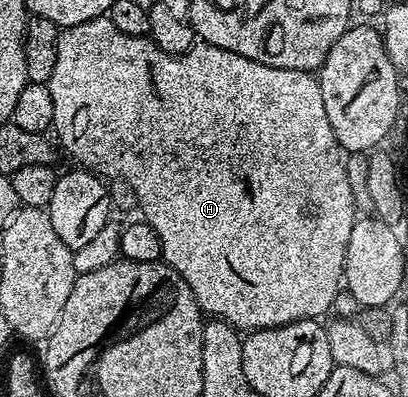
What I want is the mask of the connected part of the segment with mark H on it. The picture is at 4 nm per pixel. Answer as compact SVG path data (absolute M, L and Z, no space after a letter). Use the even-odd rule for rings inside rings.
M109 16L88 19L88 23L76 23L72 27L62 29L58 34L58 50L56 51L56 67L52 67L52 75L49 82L50 94L52 95L52 111L54 112L53 132L58 132L56 141L62 145L75 157L77 164L81 168L90 170L91 173L98 174L103 179L113 179L119 177L124 179L124 183L132 183L132 191L136 191L138 209L147 225L151 225L160 239L162 248L161 260L167 265L171 265L178 274L192 287L192 295L196 303L201 307L203 314L219 321L227 321L239 331L253 331L256 329L271 329L277 325L287 325L293 321L304 321L307 319L321 318L321 313L329 314L333 299L344 285L344 274L346 271L346 252L348 251L348 239L352 235L353 223L350 221L350 193L346 186L345 172L342 171L341 161L338 155L343 147L336 139L332 131L332 123L328 123L328 111L324 111L324 95L320 95L320 83L313 72L305 73L295 69L281 69L280 67L268 67L264 63L256 63L252 59L244 59L244 55L236 55L232 51L224 51L224 47L207 45L205 43L195 43L190 50L182 53L179 57L168 55L160 51L149 36L137 37L136 35L124 35L124 31L116 31L116 23L112 23Z

